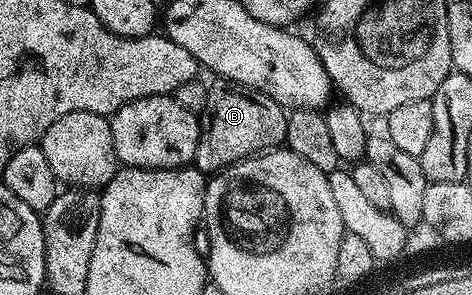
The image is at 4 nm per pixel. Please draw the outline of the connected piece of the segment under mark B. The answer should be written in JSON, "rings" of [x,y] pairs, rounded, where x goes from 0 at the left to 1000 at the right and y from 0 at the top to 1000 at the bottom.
{"rings":[[[479,268],[458,271],[458,288],[451,285],[439,305],[439,332],[430,353],[426,380],[419,386],[422,400],[422,468],[417,471],[413,542],[409,549],[411,569],[419,573],[432,593],[453,593],[468,573],[479,573],[483,559],[498,559],[506,546],[515,546],[521,532],[538,532],[559,512],[572,512],[593,485],[606,481],[608,471],[608,383],[602,359],[585,349],[570,322],[561,322],[553,308],[528,298],[525,288],[506,288],[498,275],[483,275]]]}

